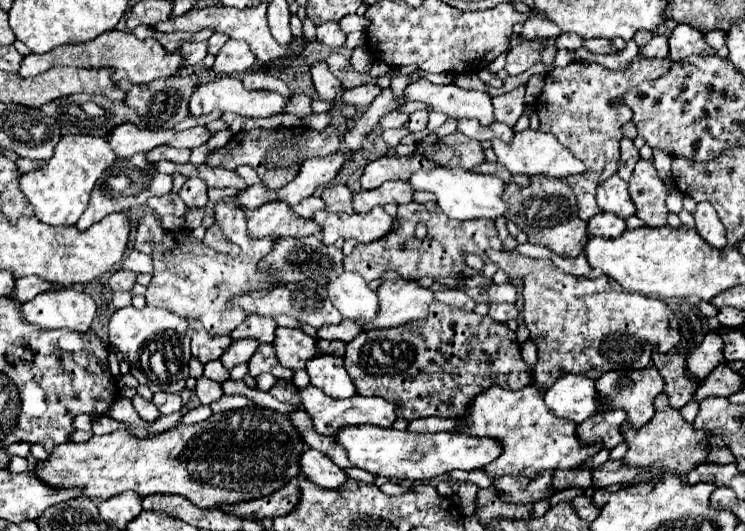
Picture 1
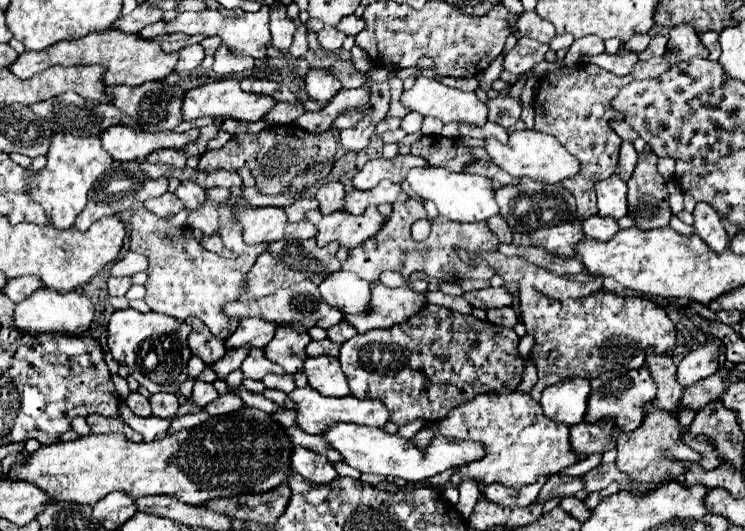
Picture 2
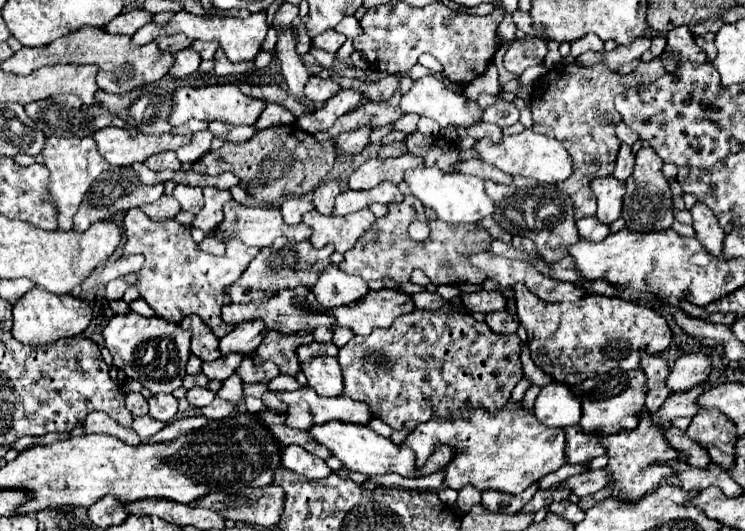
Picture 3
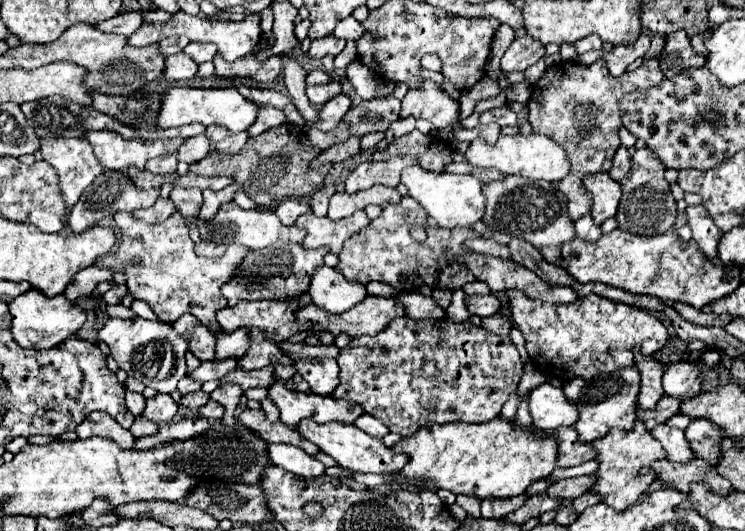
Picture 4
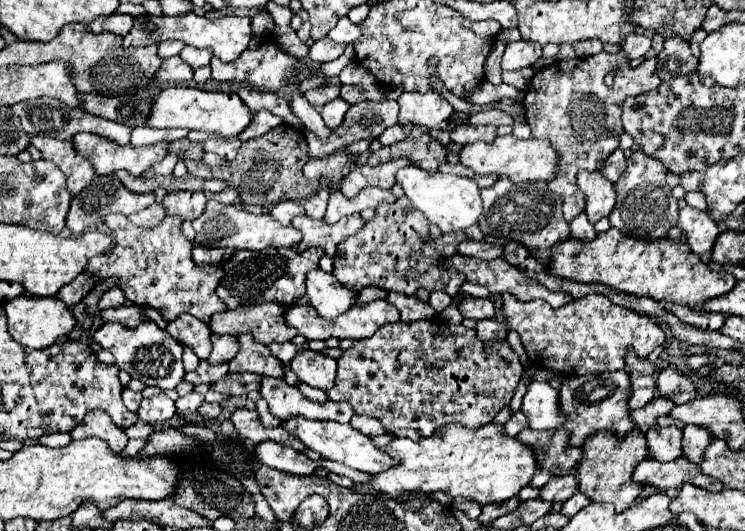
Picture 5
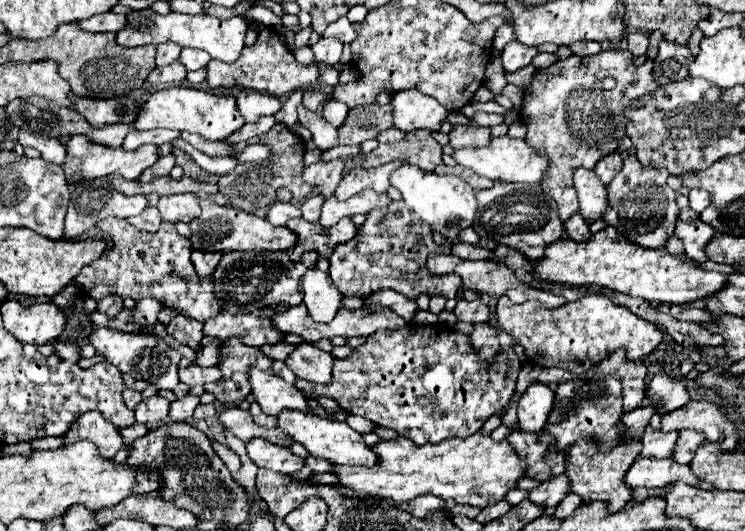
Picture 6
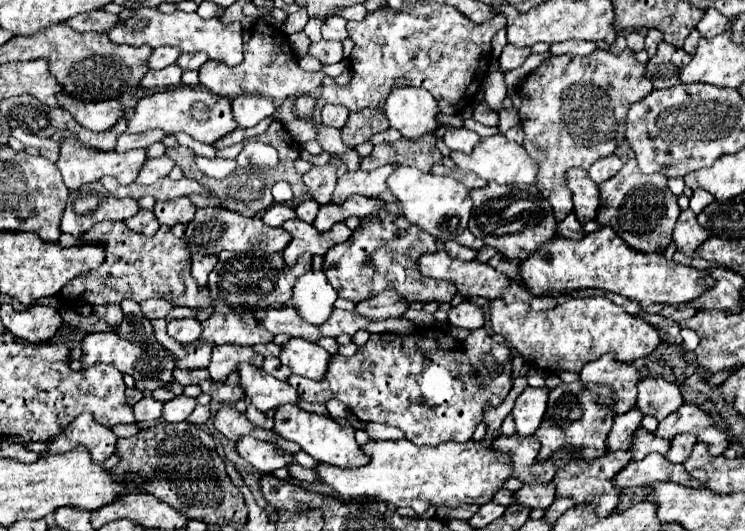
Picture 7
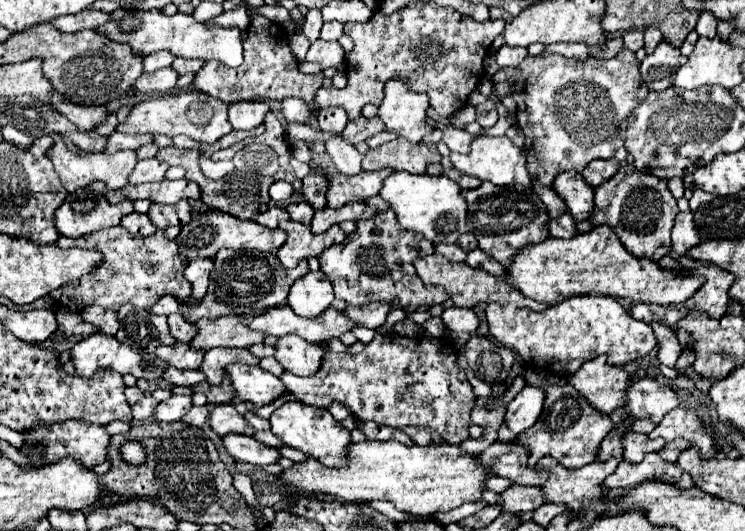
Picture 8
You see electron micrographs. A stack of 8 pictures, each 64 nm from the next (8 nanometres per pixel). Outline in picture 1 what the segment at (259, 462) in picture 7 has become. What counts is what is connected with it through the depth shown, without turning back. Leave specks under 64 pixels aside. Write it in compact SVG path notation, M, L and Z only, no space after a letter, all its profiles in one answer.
M306 450L300 458L300 466L302 466L302 472L308 476L308 480L320 488L336 490L348 480L346 472L318 450Z

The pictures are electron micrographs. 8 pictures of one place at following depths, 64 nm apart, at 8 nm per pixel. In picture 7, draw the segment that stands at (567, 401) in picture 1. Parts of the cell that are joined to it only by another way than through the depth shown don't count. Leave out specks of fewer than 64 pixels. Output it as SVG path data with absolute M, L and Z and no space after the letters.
M528 386L516 400L512 416L516 420L516 430L520 436L534 434L540 426L548 404L548 388L532 388Z

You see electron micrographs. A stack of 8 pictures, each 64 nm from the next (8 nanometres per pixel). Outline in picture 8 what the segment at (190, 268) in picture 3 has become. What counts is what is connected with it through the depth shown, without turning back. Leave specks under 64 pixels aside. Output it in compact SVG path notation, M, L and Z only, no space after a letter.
M110 226L98 232L86 234L82 238L70 240L60 238L58 244L96 244L96 250L104 254L104 260L98 268L94 268L86 278L80 280L78 294L74 292L74 308L88 308L98 304L102 308L120 308L122 304L134 304L136 308L150 308L160 296L174 296L178 304L186 304L192 296L192 286L184 278L184 268L188 266L188 258L180 254L178 242L168 240L164 230L148 238L134 238L124 226Z

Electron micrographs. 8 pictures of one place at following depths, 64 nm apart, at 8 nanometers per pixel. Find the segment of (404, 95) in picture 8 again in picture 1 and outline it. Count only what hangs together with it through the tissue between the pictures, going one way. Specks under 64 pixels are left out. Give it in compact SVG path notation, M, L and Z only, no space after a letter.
M424 78L412 82L404 90L408 100L420 100L432 104L436 112L444 112L450 118L476 118L480 124L488 126L496 122L492 98L482 90L462 90L456 84L436 86Z

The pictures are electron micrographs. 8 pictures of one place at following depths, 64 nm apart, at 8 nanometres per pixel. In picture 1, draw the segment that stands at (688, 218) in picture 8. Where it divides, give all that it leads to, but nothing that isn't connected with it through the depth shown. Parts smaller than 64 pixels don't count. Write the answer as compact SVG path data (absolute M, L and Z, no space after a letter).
M700 202L698 210L694 214L696 220L696 232L714 248L726 246L726 232L722 222L718 220L718 214L710 202Z

